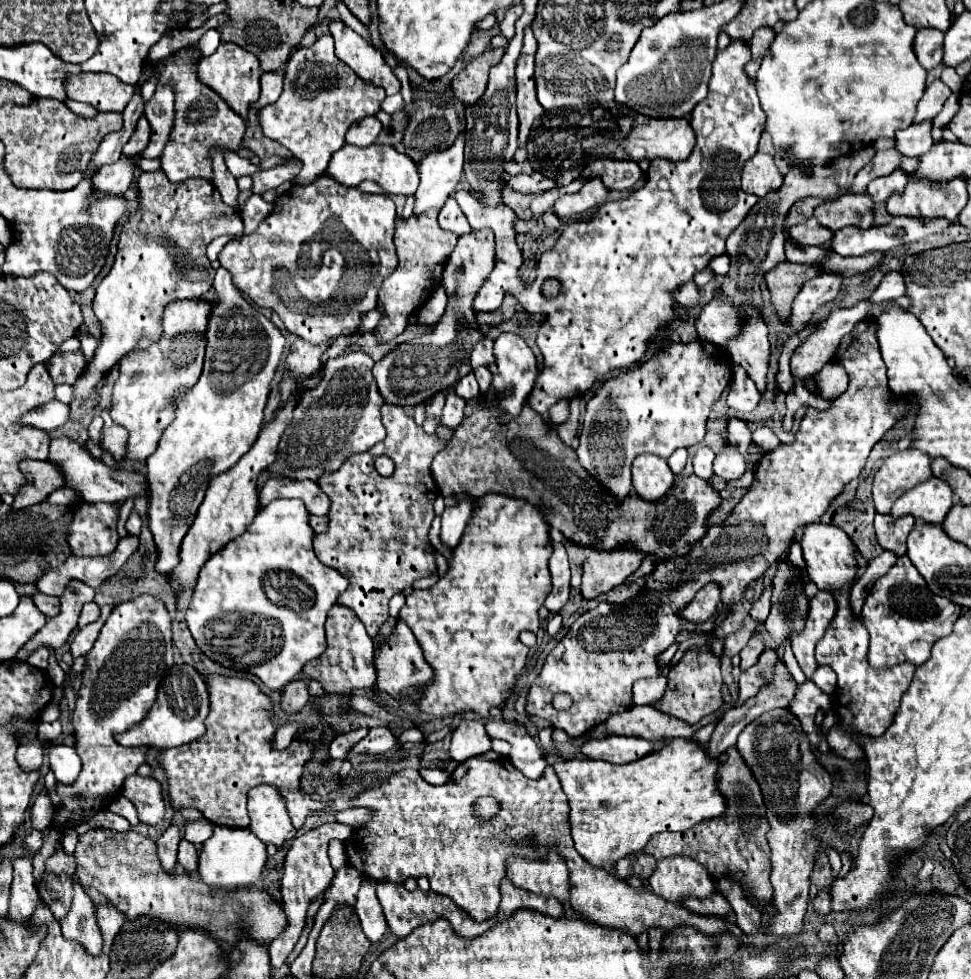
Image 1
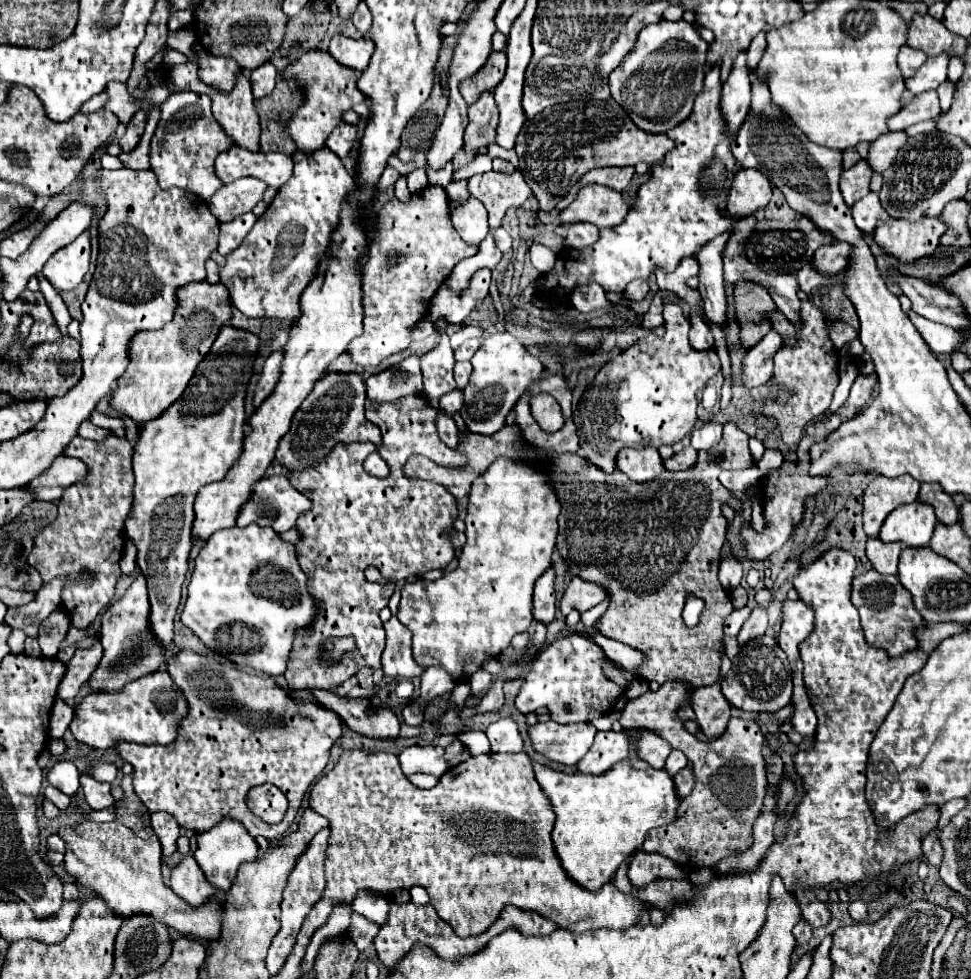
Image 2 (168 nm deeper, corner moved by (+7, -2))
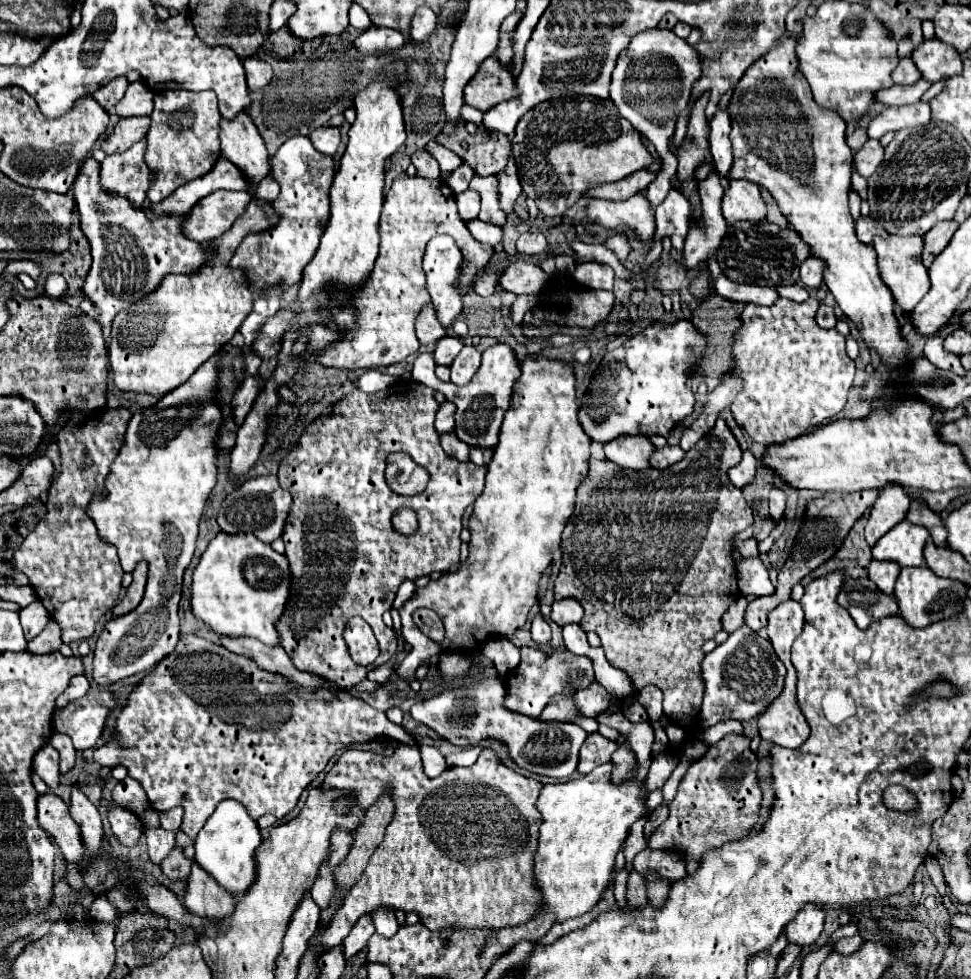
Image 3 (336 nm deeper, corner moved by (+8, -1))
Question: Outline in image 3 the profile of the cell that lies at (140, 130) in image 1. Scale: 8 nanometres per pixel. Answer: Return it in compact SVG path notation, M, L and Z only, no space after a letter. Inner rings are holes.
M141 116L141 118L121 118L115 126L115 130L107 136L107 140L101 144L101 150L105 154L117 154L117 152L125 152L127 148L131 148L135 142L143 140L147 134L147 126L149 126L149 116Z

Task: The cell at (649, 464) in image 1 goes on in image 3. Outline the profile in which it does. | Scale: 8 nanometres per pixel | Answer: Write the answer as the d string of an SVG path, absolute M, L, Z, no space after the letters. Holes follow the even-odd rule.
M643 434L619 436L619 438L603 444L603 450L605 450L605 456L621 468L645 470L645 468L649 468L647 458L651 456L653 444Z

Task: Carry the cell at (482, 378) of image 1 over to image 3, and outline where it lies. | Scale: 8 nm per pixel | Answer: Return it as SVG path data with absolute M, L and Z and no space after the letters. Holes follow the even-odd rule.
M465 344L459 356L451 364L451 382L457 386L465 386L481 366L481 352L477 352L471 344Z

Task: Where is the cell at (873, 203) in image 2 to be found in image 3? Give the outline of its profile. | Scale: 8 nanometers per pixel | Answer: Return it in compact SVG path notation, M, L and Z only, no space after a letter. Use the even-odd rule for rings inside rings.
M869 216L865 218L859 218L857 224L855 224L855 230L857 230L857 240L863 242L863 244L871 244L873 236L879 234L879 228L877 228L877 222L871 220Z

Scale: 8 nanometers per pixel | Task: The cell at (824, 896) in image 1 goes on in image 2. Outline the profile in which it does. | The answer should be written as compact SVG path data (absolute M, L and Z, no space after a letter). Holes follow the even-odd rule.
M798 921L798 925L794 927L794 937L798 943L806 943L812 937L812 927L806 925L806 921Z

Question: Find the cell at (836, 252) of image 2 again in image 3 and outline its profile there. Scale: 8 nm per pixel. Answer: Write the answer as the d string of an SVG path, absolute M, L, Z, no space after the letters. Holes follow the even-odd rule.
M807 258L801 264L801 282L807 288L819 288L823 284L823 264L819 264L819 258Z

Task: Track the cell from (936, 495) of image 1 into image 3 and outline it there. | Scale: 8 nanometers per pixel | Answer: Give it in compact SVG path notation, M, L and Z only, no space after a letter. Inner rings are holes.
M901 522L895 526L895 530L889 530L883 538L879 538L879 542L871 548L871 556L879 562L895 562L901 568L921 566L925 542L927 530L919 530L919 526L907 526L907 522Z

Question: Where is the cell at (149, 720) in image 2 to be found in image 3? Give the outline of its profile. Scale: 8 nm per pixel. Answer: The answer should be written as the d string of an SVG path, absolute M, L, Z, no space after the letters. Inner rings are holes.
M91 688L83 698L69 702L65 708L53 712L53 730L67 734L77 752L97 748L99 734L105 730L109 708L115 706L111 692Z

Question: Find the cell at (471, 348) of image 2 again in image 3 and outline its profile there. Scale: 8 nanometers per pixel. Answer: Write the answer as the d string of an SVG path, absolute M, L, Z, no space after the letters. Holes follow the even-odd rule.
M443 336L443 338L435 344L435 350L433 350L435 364L445 364L445 366L449 366L449 364L455 360L455 356L459 354L461 348L463 348L463 340L461 340L461 338Z

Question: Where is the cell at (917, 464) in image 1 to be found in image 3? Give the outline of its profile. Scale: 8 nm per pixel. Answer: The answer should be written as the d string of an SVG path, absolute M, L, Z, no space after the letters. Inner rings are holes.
M885 486L881 490L881 496L873 504L869 522L865 526L865 540L869 546L873 546L883 534L903 520L909 502L911 498L901 486Z

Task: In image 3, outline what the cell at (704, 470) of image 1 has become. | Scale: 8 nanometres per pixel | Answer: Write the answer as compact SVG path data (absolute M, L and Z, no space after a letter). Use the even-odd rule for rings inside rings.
M663 446L663 448L655 448L653 454L649 456L649 464L653 468L667 468L675 462L679 462L683 458L683 450L679 450L679 446Z

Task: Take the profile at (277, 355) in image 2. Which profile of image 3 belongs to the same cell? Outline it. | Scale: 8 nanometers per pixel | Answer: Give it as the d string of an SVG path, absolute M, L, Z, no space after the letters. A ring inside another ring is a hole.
M247 376L243 380L243 384L237 388L233 400L229 402L231 412L233 412L233 420L235 420L237 426L241 426L241 422L249 414L253 402L255 402L255 396L261 388L263 388L263 380L261 378L251 378L251 376Z

